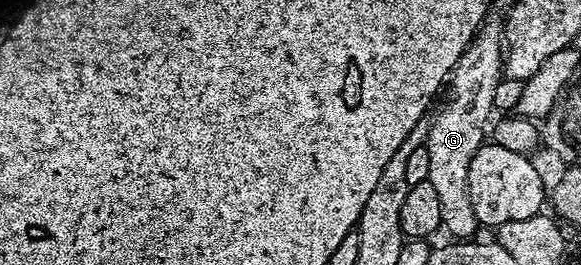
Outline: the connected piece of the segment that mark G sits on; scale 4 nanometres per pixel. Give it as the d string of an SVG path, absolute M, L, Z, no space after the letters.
M488 19L479 26L478 33L467 44L467 50L461 55L461 59L455 65L449 78L451 94L447 102L439 109L435 118L430 118L427 126L427 140L425 142L429 151L429 175L427 181L433 183L437 190L437 196L441 198L441 219L443 229L451 232L455 239L471 239L476 236L475 229L480 228L477 215L473 211L473 199L469 195L469 163L473 163L473 155L485 144L483 128L488 125L493 117L493 91L497 91L497 83L505 69L505 29L494 19Z

